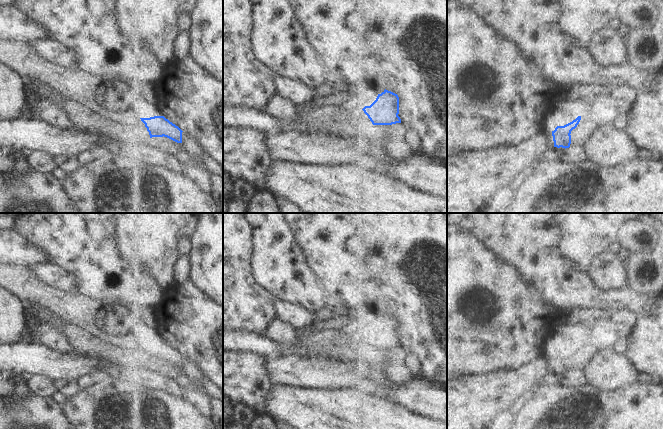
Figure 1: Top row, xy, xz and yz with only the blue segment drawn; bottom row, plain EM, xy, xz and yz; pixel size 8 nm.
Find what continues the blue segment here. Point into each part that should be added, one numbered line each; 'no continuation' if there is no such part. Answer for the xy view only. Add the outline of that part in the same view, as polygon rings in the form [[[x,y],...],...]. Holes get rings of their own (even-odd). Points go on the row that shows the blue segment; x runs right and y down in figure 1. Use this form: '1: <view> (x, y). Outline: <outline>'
no continuation

